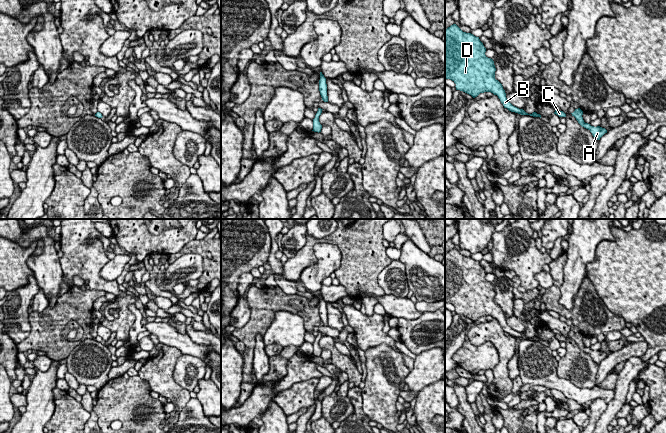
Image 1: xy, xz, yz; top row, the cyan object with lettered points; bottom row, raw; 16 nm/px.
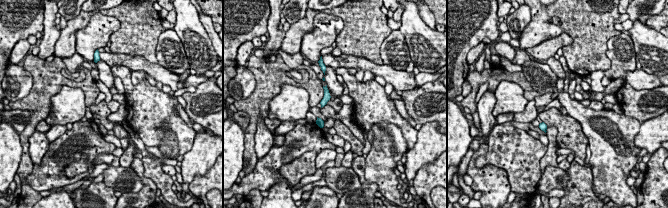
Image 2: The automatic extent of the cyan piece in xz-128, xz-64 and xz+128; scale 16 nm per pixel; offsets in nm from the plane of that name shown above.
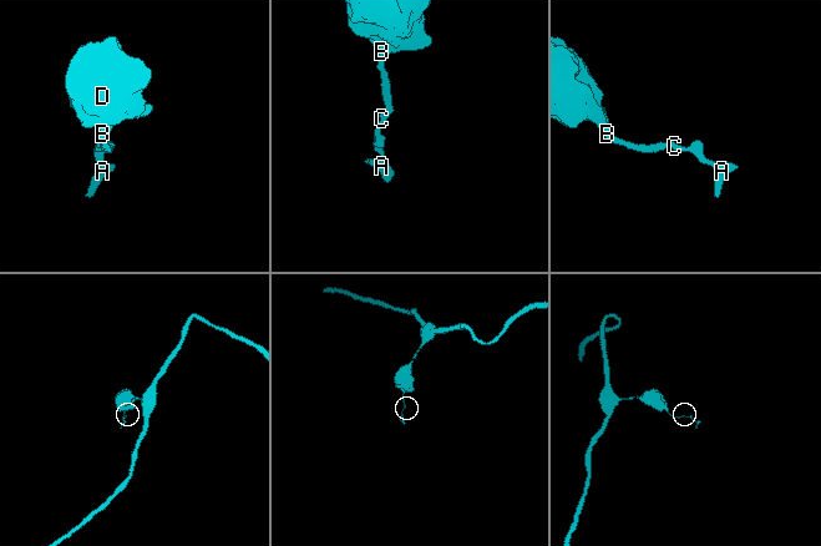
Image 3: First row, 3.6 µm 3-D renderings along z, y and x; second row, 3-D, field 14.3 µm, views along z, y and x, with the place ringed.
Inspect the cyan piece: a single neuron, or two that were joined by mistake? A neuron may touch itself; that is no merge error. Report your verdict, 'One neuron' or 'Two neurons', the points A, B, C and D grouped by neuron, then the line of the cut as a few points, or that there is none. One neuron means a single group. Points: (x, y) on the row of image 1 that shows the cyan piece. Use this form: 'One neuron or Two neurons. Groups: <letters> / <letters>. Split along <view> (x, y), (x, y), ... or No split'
One neuron. Groups: A B C D. No split

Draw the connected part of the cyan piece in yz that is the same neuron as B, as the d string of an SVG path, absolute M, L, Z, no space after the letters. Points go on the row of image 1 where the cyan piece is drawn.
M456 24L448 27L445 30L445 79L452 80L456 90L473 98L480 93L491 92L509 111L541 118L540 114L528 114L507 100L502 84L495 79L494 61L485 52L479 37L463 32Z

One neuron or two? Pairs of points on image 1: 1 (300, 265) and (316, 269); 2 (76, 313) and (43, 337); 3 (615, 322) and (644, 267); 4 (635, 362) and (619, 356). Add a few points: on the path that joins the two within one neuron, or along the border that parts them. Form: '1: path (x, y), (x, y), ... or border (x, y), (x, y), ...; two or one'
1: border (315, 244), (316, 261), (302, 271), (298, 280); two
2: path (68, 313), (51, 329); one
3: border (601, 299), (611, 311), (626, 322); two
4: border (638, 356), (632, 356), (627, 360); two

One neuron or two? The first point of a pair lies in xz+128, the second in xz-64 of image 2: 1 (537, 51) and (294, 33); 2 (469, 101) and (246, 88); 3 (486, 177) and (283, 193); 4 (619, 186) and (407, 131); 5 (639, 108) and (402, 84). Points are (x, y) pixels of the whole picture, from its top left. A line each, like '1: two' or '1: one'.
1: two
2: two
3: one
4: two
5: two

